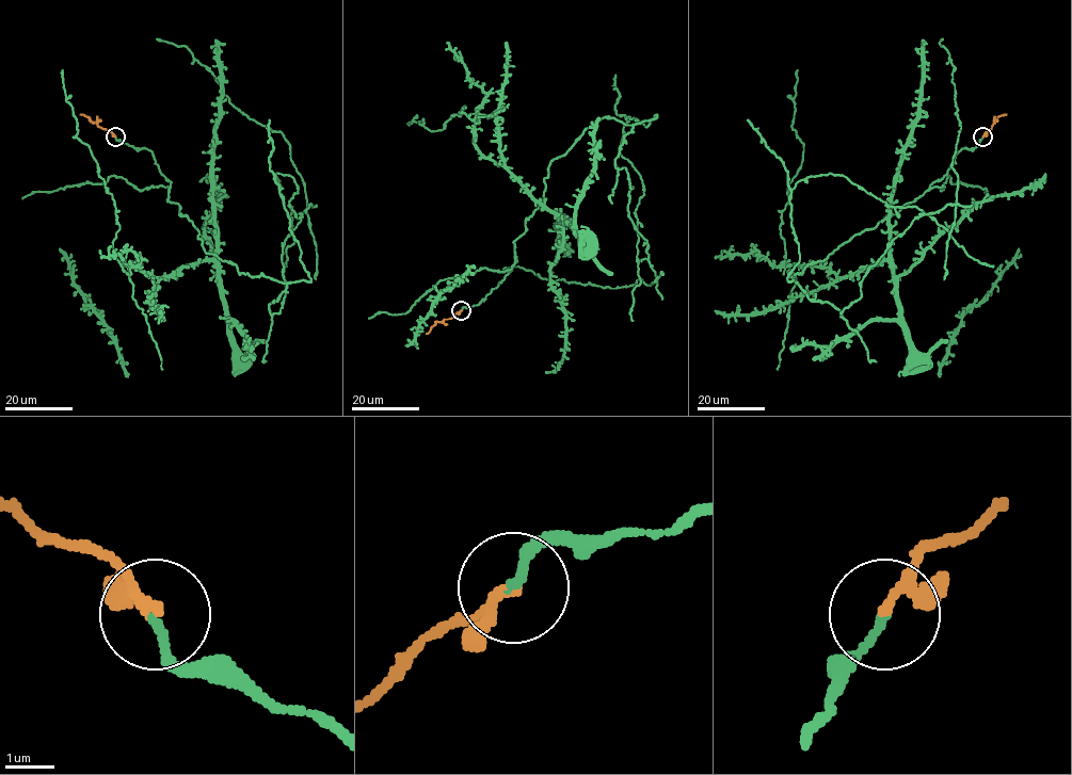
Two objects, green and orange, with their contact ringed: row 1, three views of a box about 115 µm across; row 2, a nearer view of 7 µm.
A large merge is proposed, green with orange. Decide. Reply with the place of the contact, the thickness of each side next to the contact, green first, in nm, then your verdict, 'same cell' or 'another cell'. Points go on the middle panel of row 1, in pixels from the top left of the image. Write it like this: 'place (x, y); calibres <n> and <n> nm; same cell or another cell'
place (461, 310); calibres 150 and 160 nm; same cell

